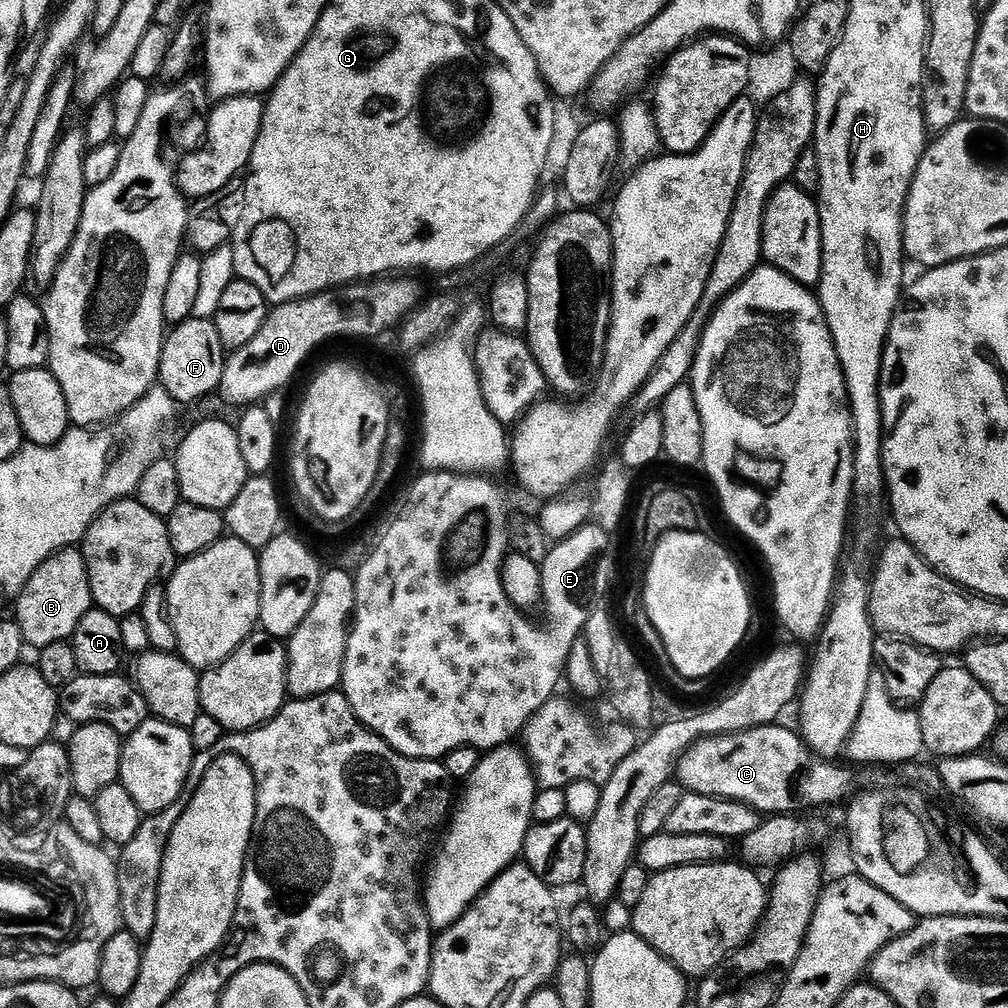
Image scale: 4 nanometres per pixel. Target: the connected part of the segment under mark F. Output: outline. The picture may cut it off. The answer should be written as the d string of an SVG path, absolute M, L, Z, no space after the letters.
M193 318L182 322L164 337L159 387L165 388L177 405L192 404L219 389L225 359L226 350L222 346L222 338L218 338L218 330L211 319Z

